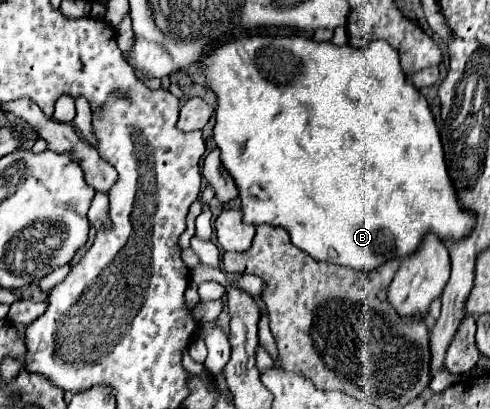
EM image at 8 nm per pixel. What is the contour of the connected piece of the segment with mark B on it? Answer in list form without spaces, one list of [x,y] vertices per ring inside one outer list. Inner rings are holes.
[[[246,35],[218,45],[208,55],[202,55],[198,65],[202,67],[202,75],[206,77],[208,89],[216,95],[214,141],[220,149],[220,161],[232,175],[238,189],[238,197],[242,199],[244,223],[266,223],[272,227],[284,227],[292,243],[312,255],[316,261],[330,261],[358,271],[372,271],[388,257],[408,257],[418,249],[428,231],[434,231],[440,239],[448,241],[462,239],[464,235],[468,235],[468,231],[472,231],[474,215],[466,213],[456,203],[456,193],[448,177],[438,127],[434,123],[430,107],[420,95],[420,91],[402,73],[396,49],[384,43],[382,39],[372,41],[364,49],[354,49],[350,45],[336,47],[332,41],[314,41],[306,35]]]

